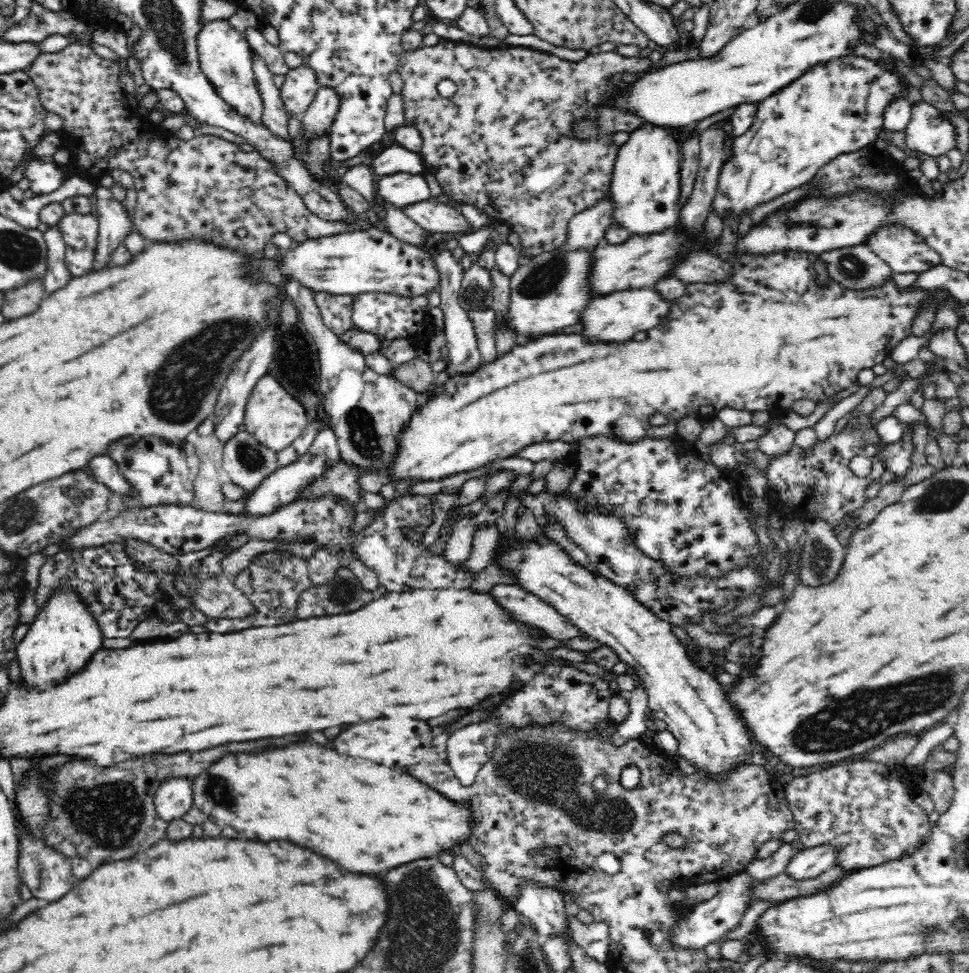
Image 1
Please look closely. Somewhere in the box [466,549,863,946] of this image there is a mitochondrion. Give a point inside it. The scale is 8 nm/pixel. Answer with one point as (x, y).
(551, 772)

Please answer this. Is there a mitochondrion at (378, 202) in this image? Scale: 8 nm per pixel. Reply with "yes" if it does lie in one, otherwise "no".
no

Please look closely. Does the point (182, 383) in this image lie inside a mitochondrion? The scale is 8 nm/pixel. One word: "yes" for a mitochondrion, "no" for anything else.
yes

